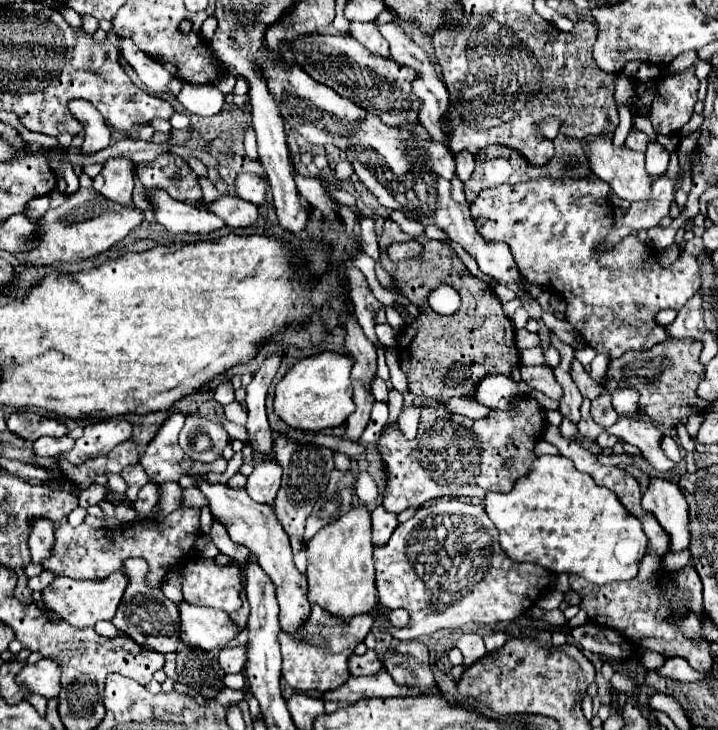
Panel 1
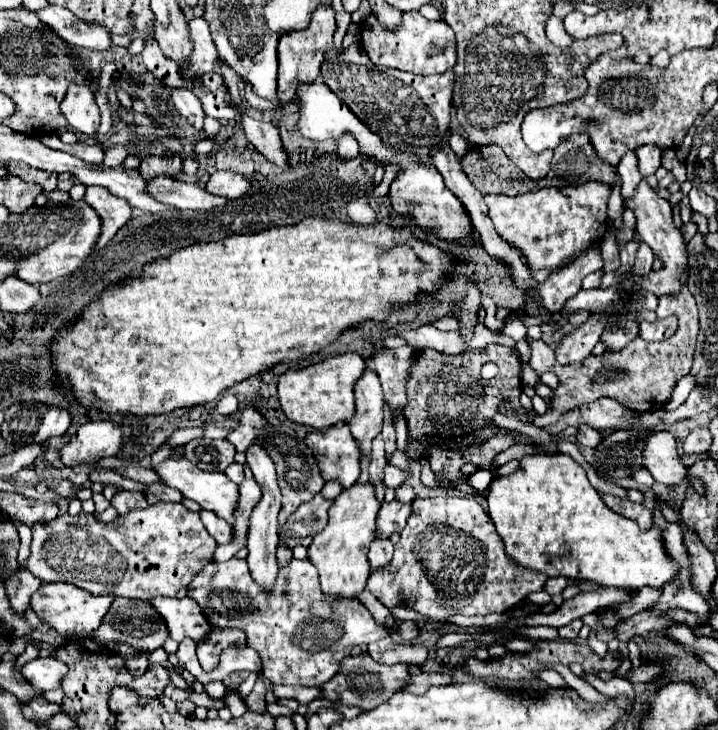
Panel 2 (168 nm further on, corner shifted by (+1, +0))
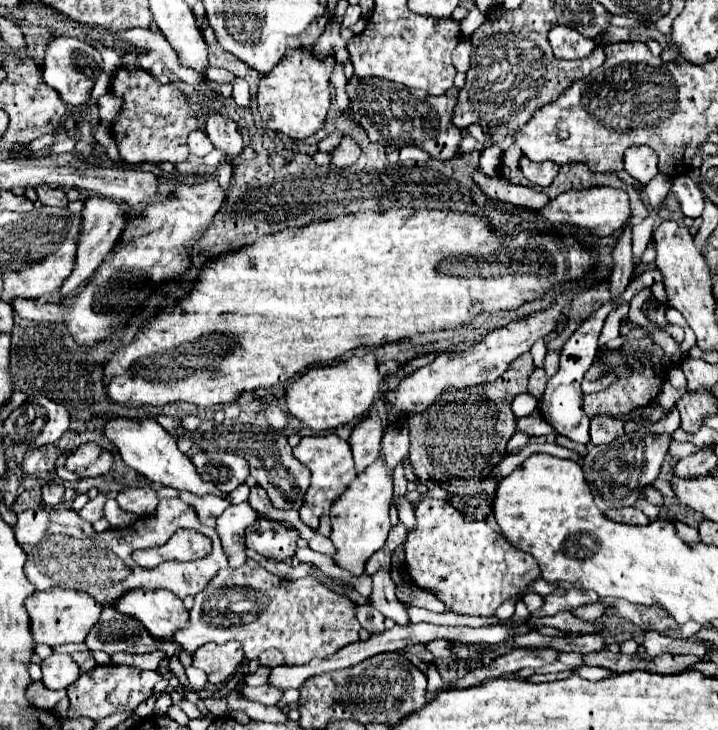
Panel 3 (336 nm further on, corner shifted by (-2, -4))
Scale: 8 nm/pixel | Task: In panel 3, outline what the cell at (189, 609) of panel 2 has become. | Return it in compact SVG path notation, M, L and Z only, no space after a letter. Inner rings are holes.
M129 590L111 608L139 620L153 638L161 640L169 640L189 618L183 602L167 590Z

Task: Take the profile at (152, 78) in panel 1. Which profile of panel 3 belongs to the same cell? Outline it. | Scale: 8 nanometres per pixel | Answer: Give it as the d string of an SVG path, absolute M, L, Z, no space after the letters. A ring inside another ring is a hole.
M191 132L189 134L189 150L191 150L191 154L203 158L205 154L209 154L213 150L213 146L205 132Z

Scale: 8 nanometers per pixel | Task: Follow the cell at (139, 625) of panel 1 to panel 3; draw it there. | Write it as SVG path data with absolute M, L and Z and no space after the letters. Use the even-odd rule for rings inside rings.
M105 608L99 616L99 622L91 628L85 638L89 650L103 650L107 654L113 652L129 652L129 654L147 654L161 646L143 626L117 610Z

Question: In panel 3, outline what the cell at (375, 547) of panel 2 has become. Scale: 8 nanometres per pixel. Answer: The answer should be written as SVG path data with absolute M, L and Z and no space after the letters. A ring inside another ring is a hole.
M379 570L373 574L373 592L369 596L369 604L377 608L385 618L391 618L399 626L409 624L409 614L405 606L395 596L395 584L387 570Z

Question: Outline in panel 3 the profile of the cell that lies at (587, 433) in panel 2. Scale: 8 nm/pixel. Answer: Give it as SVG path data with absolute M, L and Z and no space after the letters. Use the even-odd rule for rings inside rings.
M611 302L603 304L597 312L593 312L583 324L581 328L567 340L567 344L563 346L561 350L561 368L555 376L549 378L547 382L547 388L543 392L541 398L537 398L537 406L541 410L541 416L545 422L549 422L557 434L573 440L573 442L579 442L579 444L589 444L589 418L587 414L583 412L583 392L581 392L581 380L583 380L583 374L589 370L593 358L595 358L595 352L597 352L597 340L599 340L599 334L601 334L601 328L603 328L603 322L607 318L607 314L611 312Z

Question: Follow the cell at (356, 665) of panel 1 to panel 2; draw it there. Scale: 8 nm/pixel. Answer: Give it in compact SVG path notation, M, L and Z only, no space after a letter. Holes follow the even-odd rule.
M360 654L360 656L348 656L344 658L344 662L340 664L338 674L328 680L322 688L324 688L324 696L330 702L336 704L352 704L362 708L364 712L376 708L378 704L386 702L394 692L402 690L408 682L408 668L404 664L394 664L394 666L382 666L378 662L374 662L368 654Z

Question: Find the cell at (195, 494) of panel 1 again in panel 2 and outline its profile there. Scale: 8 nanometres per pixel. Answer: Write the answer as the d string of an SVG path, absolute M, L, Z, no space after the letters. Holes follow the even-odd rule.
M150 484L146 488L146 500L148 504L158 504L158 502L182 502L184 496L178 490L172 490L164 484Z

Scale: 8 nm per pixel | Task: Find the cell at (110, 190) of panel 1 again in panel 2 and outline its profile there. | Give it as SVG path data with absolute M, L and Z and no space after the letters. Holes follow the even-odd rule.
M88 186L84 202L88 202L102 218L102 234L96 244L96 250L100 250L132 218L132 208L126 200L116 198L114 194L108 194L104 186Z

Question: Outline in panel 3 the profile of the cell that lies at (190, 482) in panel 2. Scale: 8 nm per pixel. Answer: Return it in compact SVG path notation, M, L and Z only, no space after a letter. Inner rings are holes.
M109 418L103 434L111 440L111 444L117 448L117 452L121 454L123 462L133 468L135 472L143 474L145 478L149 478L153 484L159 486L169 486L175 490L187 490L193 494L215 494L221 498L227 498L225 494L221 494L219 490L215 490L215 486L211 486L211 482L203 482L193 466L193 462L179 452L175 436L167 434L167 430L163 430L153 418L143 418L143 420L131 420L131 418Z

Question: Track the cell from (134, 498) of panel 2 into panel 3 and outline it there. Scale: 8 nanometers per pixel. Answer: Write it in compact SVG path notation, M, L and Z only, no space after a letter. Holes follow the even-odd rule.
M109 498L109 500L105 502L105 506L103 506L103 514L105 514L105 518L107 518L107 522L109 522L111 528L129 526L129 524L133 524L133 522L137 520L135 514L131 514L131 512L123 512L123 510L117 506L117 502L115 502L113 498Z

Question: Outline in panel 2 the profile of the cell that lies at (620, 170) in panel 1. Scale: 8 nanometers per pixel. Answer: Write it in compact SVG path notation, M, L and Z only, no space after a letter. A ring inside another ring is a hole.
M640 180L638 184L638 190L634 196L626 198L626 206L630 210L634 210L636 214L636 228L638 228L638 234L640 234L640 240L644 240L656 256L662 258L664 266L662 270L656 270L656 272L650 272L644 280L642 280L642 288L644 290L650 290L654 292L656 296L662 296L662 294L676 294L680 292L680 284L688 278L688 258L686 258L686 244L684 244L684 238L680 234L680 230L674 226L672 222L672 206L668 200L662 200L658 194L654 194L652 186L648 184L648 180Z

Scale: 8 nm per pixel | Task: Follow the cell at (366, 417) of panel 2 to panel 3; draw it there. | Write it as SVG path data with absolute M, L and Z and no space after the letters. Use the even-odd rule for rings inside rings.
M379 406L371 408L371 414L353 426L351 430L351 450L353 450L353 458L355 458L355 470L363 472L369 464L375 462L375 458L379 458L379 446L381 446L381 438L383 438L383 426L381 426L381 416L379 416Z

